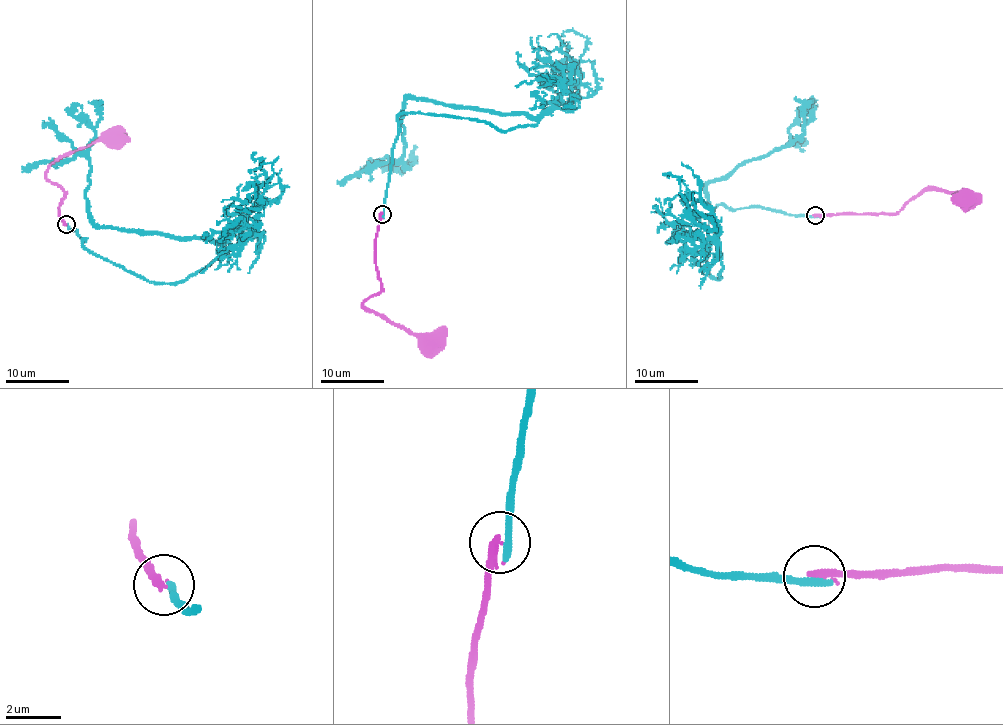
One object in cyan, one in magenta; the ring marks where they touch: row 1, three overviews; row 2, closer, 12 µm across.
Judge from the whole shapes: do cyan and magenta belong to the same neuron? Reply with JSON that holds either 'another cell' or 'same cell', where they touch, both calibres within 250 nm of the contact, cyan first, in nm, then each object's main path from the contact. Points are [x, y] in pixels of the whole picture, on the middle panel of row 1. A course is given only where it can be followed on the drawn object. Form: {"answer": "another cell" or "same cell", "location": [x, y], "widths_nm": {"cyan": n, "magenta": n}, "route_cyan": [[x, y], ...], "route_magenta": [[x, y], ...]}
{"answer": "another cell", "location": [382, 214], "widths_nm": {"cyan": 320, "magenta": 320}, "route_cyan": [[382, 214], [398, 116], [464, 118], [507, 131], [539, 122], [407, 98], [402, 157], [337, 180]], "route_magenta": [[382, 213], [376, 238], [376, 270], [380, 290], [363, 302], [363, 307], [413, 333], [428, 334], [443, 348]]}

